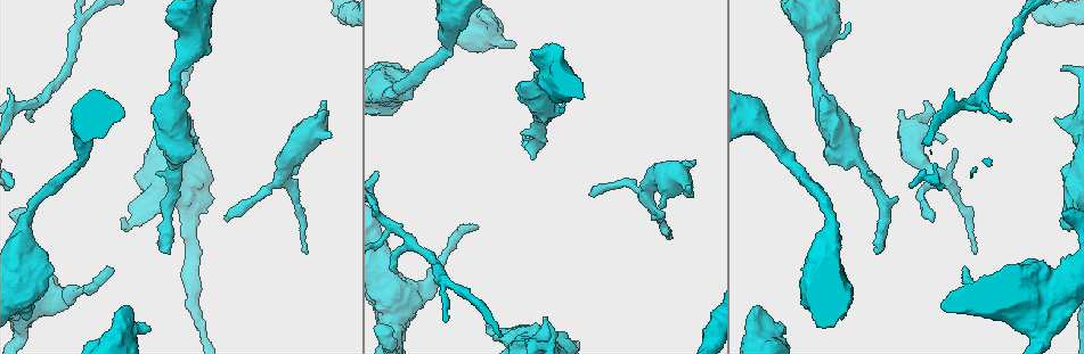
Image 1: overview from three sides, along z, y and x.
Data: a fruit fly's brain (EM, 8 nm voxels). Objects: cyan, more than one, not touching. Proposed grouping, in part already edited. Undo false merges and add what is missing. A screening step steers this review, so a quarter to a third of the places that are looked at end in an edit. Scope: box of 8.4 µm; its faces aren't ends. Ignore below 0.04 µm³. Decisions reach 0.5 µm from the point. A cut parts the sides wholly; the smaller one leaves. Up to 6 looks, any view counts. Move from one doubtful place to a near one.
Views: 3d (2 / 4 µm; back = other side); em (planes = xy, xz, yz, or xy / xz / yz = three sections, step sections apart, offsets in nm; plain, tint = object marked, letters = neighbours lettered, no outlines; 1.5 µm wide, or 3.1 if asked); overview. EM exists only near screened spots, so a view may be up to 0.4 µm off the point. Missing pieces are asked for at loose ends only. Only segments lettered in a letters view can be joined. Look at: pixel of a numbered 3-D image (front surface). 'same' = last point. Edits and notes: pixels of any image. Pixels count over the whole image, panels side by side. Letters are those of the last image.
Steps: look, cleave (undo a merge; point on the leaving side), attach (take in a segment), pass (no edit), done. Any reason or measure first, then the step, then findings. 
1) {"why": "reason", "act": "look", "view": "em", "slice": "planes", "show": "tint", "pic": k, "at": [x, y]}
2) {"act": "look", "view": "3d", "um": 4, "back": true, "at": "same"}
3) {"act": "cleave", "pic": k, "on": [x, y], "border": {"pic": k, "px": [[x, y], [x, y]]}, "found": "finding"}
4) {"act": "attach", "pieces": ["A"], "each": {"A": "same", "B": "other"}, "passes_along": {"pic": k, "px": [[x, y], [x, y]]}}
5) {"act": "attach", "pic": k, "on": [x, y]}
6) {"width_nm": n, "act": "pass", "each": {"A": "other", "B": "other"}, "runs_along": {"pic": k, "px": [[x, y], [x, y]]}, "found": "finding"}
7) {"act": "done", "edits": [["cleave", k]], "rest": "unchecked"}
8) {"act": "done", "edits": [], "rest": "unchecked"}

{"why": "arms part here", "act": "look", "view": "3d", "um": 2, "pic": 1, "at": [1022, 19]}

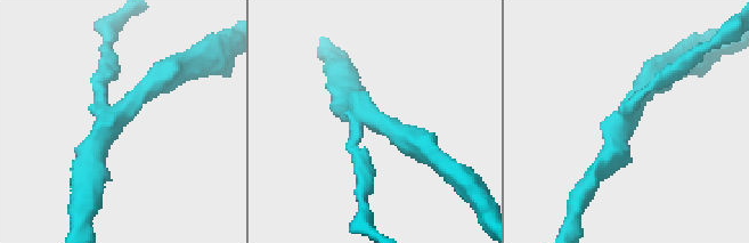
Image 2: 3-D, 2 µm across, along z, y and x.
{"arms": 3, "act": "look", "view": "em", "slice": "planes", "show": "plain", "pic": 2, "at": [369, 117]}

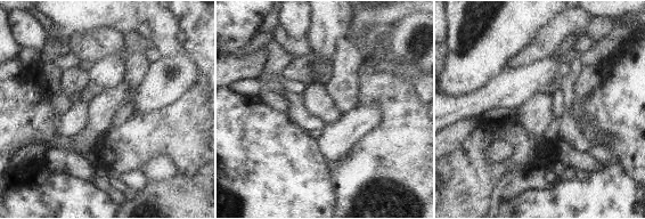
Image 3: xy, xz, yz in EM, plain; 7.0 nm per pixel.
{"act": "look", "view": "em", "slice": "planes", "show": "letters", "at": "same"}

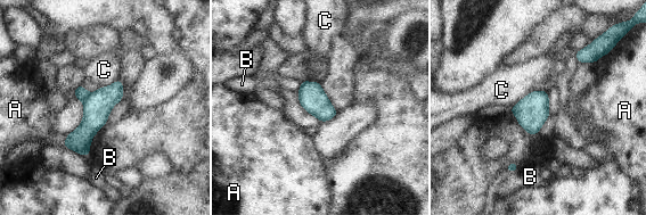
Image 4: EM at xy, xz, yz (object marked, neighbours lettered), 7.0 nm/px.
{"act": "cleave", "pic": 4, "on": [81, 93], "each": {"A": "other", "B": "other", "C": "other"}, "border": {"pic": 4, "px": [[90, 93], [83, 100]]}, "found": "two cells meet here"}

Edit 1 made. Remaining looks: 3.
{"why": "branch stops here", "act": "look", "view": "em", "slice": "xz", "step": 4, "show": "tint", "pic": 1, "at": [228, 219]}

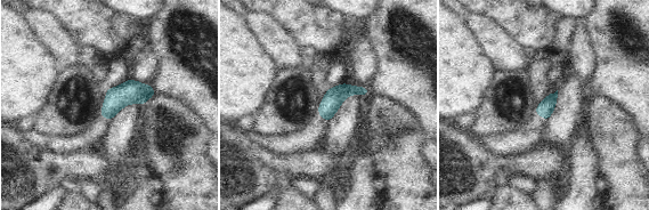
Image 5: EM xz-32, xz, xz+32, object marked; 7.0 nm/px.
{"act": "look", "view": "em", "slice": "planes", "show": "letters", "at": "same"}

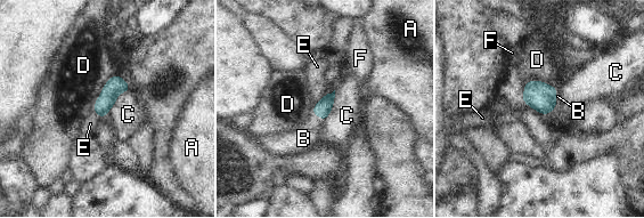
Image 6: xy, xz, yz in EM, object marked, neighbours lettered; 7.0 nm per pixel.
{"longest_contact_nm": ["D", 300], "act": "attach", "pic": 6, "on": [557, 96], "each": {"A": "other", "B": "same", "C": "other", "D": "other", "E": "other", "F": "other"}, "found": "it goes on there"}

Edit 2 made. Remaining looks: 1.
{"why": "free end", "act": "look", "view": "em", "slice": "xy", "step": 4, "show": "letters", "pic": 1, "at": [976, 253]}

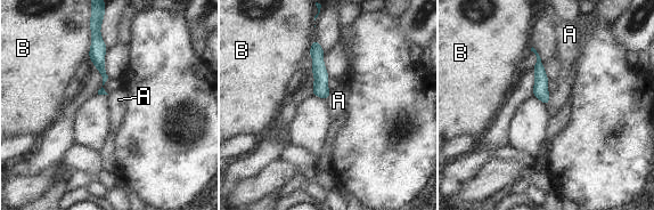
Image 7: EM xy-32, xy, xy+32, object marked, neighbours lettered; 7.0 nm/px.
{"longest_contact_nm": ["B", 220], "act": "pass", "each": {"A": "other", "B": "other"}, "border": {"pic": 7, "px": [[550, 94], [547, 105]]}, "found": "none of them fits"}

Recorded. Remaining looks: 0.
{"act": "done", "edits": [["cleave", 4], ["attach", 6]], "rest": "unchecked"}

